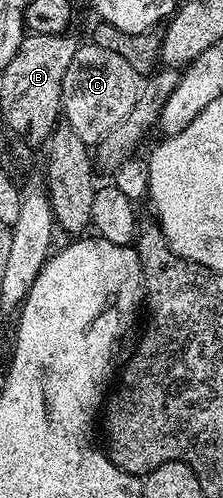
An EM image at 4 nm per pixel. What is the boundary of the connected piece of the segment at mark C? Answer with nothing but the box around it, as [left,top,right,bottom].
[60,43,140,145]

